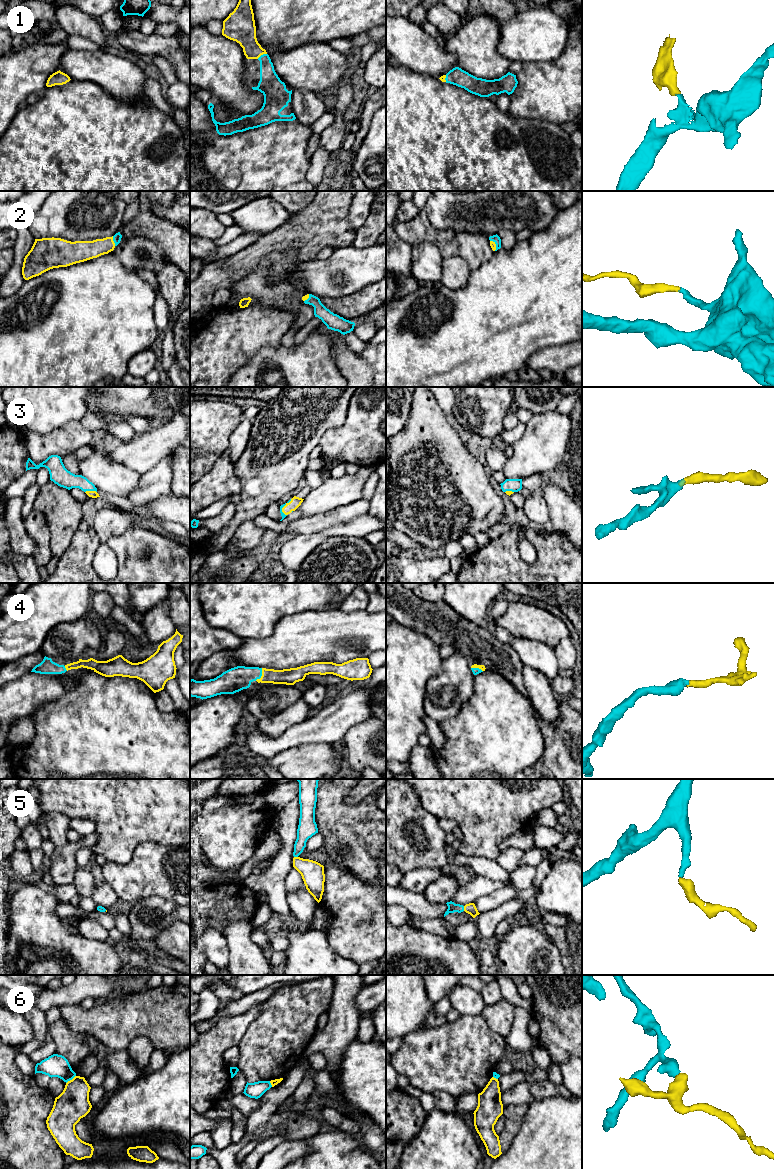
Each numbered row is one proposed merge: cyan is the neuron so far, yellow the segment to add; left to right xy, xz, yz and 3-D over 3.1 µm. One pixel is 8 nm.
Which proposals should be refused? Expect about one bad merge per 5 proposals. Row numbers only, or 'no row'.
6

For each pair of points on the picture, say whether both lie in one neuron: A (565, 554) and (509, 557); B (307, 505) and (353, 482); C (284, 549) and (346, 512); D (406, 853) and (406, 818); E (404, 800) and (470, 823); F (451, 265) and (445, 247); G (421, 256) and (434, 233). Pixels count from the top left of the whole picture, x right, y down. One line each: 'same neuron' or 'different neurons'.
A: same neuron
B: same neuron
C: different neurons
D: same neuron
E: different neurons
F: different neurons
G: different neurons

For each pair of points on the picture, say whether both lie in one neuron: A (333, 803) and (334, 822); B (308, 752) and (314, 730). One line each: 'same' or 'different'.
A: same
B: different

